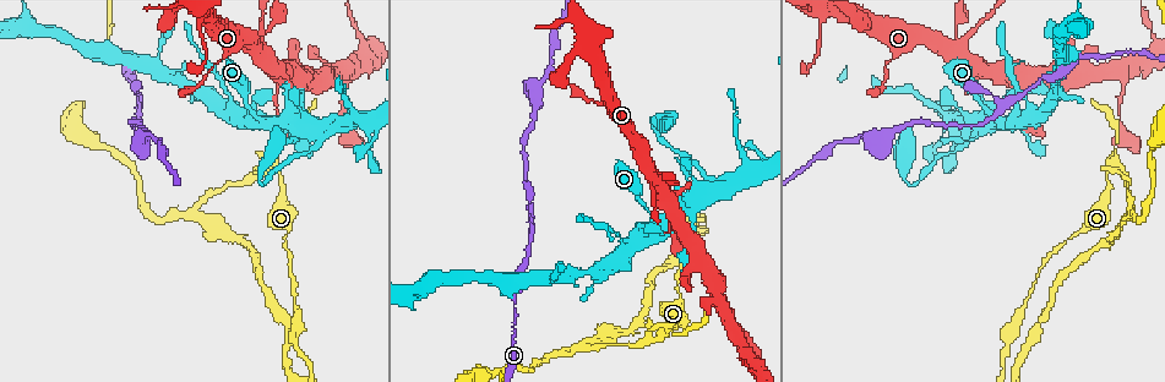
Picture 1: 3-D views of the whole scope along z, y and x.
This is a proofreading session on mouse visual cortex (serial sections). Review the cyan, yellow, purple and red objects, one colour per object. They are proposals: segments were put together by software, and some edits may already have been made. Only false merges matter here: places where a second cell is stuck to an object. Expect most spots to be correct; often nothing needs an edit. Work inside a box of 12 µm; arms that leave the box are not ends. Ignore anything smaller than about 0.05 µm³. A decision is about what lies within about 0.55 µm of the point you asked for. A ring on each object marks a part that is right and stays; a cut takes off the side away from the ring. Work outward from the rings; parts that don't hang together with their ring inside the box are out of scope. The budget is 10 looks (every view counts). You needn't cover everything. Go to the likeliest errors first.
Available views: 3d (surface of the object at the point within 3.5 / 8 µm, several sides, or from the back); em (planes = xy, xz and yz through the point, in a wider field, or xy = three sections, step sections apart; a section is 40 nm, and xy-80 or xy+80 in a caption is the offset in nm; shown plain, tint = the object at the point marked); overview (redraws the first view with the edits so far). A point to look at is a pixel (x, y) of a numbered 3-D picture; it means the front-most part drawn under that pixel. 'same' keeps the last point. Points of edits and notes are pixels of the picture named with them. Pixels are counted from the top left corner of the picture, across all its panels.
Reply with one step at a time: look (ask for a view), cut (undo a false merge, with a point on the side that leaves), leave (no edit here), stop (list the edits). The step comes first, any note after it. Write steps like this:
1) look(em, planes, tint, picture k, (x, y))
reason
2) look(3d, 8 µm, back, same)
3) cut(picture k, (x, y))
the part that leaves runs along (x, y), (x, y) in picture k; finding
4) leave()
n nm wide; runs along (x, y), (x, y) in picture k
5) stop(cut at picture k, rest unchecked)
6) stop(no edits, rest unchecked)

look(3d, 3.5 µm, back, picture 1, (670, 329))
arms part here

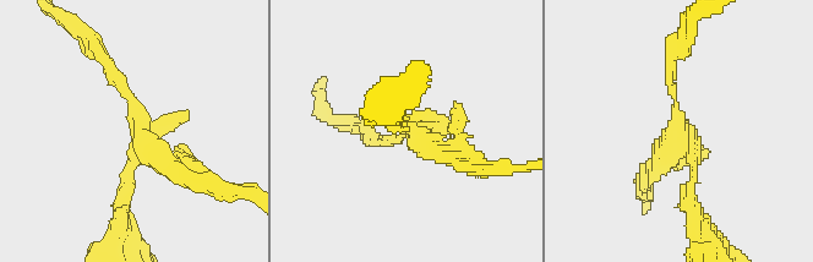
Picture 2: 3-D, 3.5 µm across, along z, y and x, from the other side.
cut(picture 2, (164, 162))
the part that leaves runs along (138, 147), (184, 176), (236, 191) in picture 2; a second cell is stuck on

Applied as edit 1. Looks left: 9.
look(overview)
see it whole again

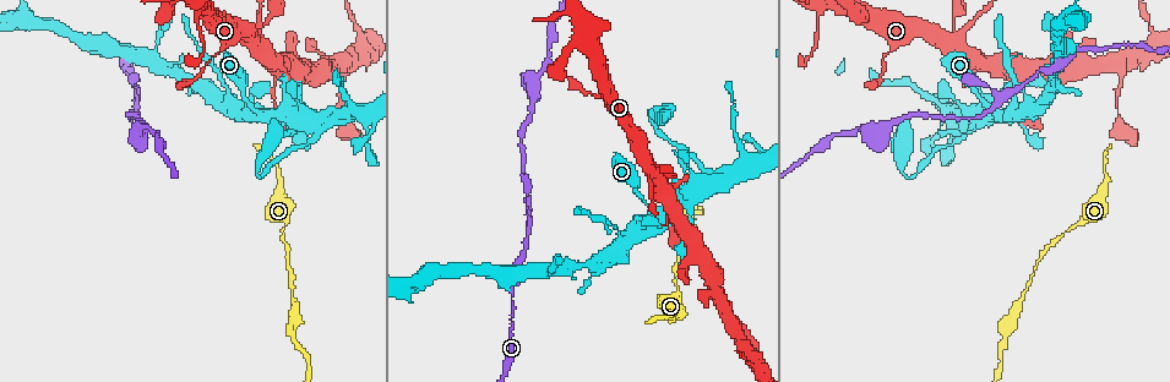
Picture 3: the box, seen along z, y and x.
look(3d, 3.5 µm, picture 3, (321, 122))

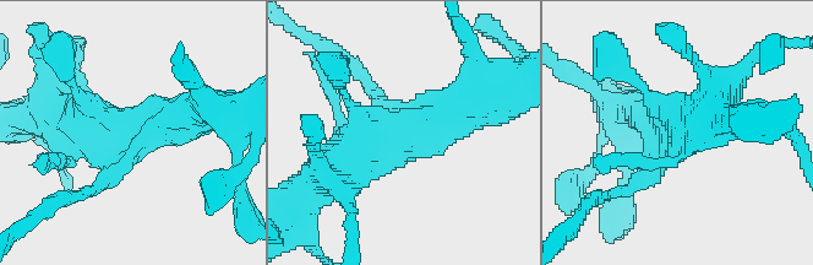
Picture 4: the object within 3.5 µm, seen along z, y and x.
look(em, xy, step 3, tint, picture 4, (123, 139))
3 arms; arms of 200, 500, 600 nm

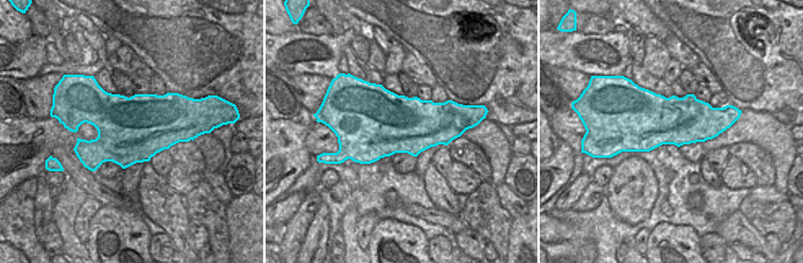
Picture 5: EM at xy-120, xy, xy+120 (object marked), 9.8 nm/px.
leave()
runs along (329, 173), (465, 97) in picture 4; one cell here

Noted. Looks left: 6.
look(3d, 3.5 µm, picture 3, (137, 100))
branch point

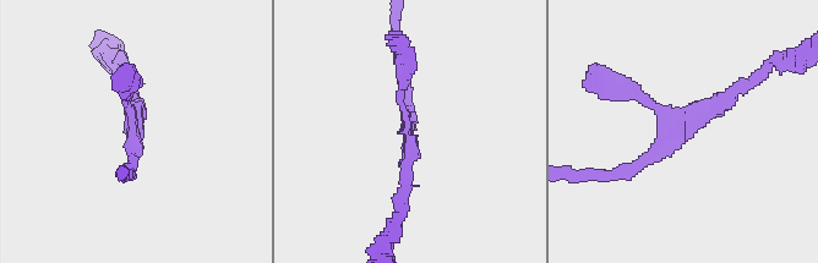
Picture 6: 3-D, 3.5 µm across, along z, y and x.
look(em, planes, tint, picture 6, (685, 128))
now the EM

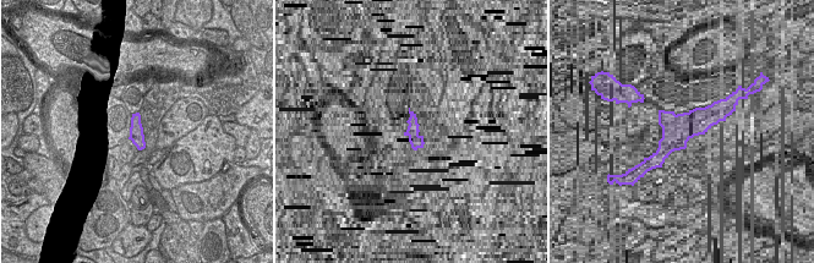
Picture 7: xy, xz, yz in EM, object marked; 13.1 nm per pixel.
leave()
runs along (750, 82), (621, 173) in picture 6; one cell here

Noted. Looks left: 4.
look(3d, 3.5 µm, picture 3, (145, 131))
a fork

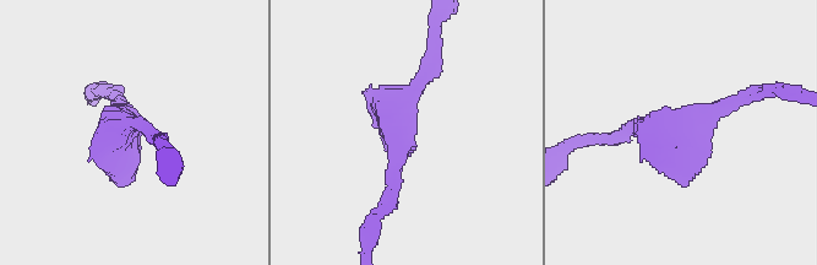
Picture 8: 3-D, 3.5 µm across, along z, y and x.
look(em, xy, step 5, plain, picture 8, (403, 139))
shape alone is not enough

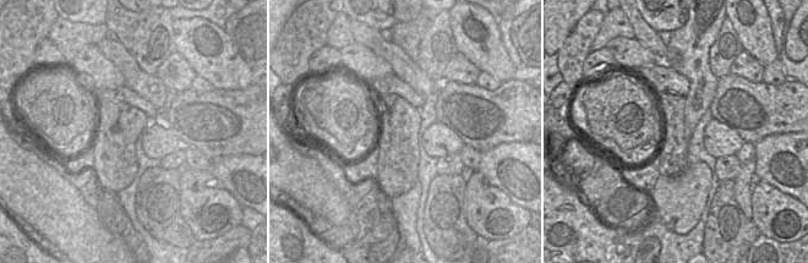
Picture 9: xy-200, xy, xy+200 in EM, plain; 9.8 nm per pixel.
look(em, xy, step 5, tint, same)

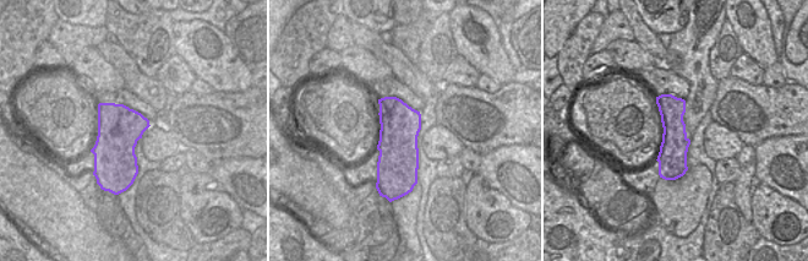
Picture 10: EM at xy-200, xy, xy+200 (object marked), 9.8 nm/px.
leave()
400 nm wide; runs along (664, 97), (672, 109), (667, 177) in picture 10; continuous, no second cell

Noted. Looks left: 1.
stop(cut at picture 2, rest unchecked)

